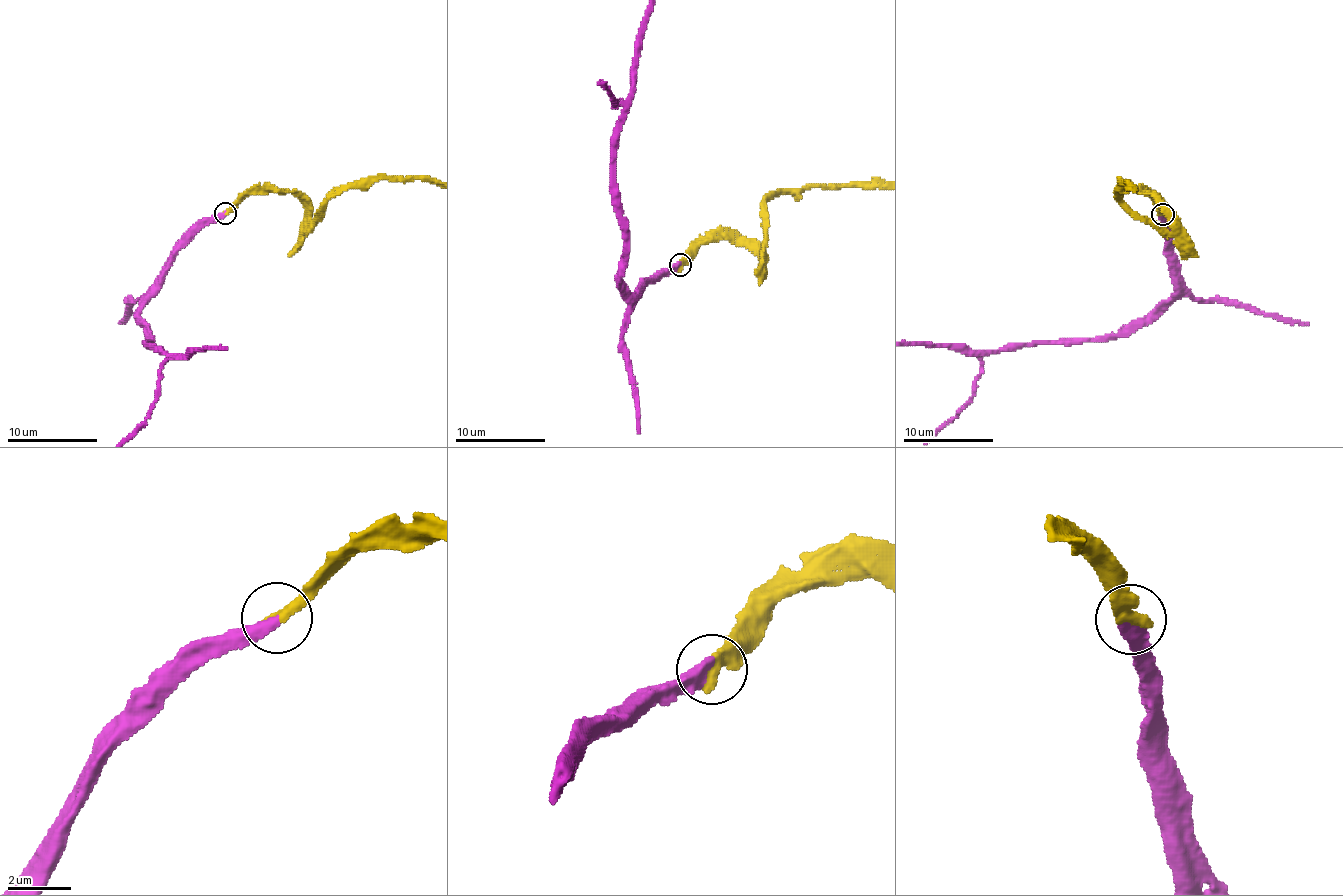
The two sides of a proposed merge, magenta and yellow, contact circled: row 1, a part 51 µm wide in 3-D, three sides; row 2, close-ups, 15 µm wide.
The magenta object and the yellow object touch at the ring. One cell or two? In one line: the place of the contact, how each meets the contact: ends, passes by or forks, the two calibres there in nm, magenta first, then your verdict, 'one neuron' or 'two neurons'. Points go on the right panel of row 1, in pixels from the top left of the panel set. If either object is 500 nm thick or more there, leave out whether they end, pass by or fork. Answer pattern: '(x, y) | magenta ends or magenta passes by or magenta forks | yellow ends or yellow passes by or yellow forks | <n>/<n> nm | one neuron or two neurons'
(1162, 214) | magenta ends | yellow ends | 440/480 nm | one neuron

